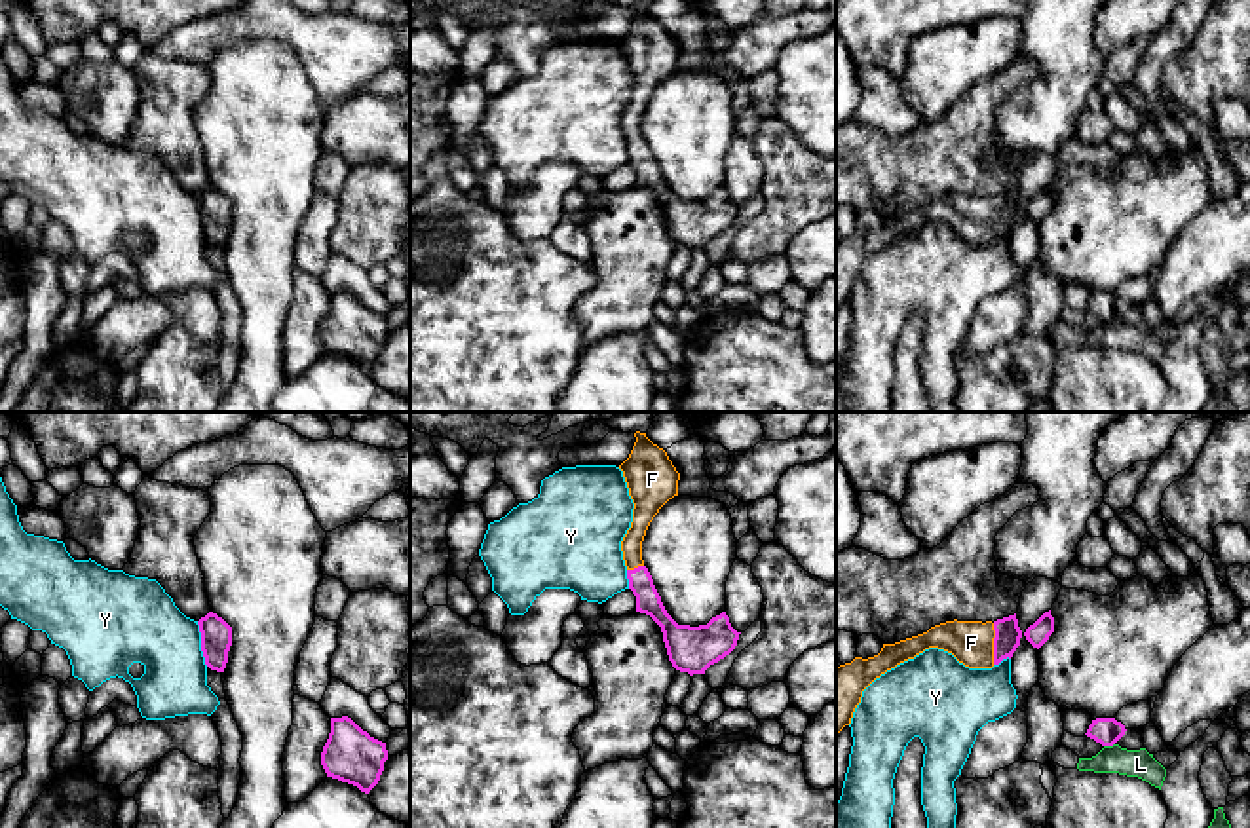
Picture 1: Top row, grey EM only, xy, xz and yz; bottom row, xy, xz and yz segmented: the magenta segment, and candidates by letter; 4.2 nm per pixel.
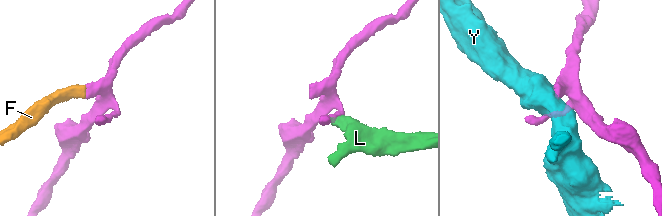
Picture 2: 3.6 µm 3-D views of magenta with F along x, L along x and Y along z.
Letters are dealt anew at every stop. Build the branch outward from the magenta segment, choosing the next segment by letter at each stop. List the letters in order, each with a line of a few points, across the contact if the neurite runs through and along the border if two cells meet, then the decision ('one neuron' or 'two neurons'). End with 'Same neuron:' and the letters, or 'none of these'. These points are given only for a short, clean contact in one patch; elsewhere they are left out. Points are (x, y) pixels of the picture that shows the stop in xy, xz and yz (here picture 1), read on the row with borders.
F: yz (1007, 633), (994, 644), (971, 642) | one neuron
L: yz (1114, 743), (1104, 747) | two neurons
Y: xy (196, 621), (200, 650), (208, 665) | two neurons
Same neuron: F

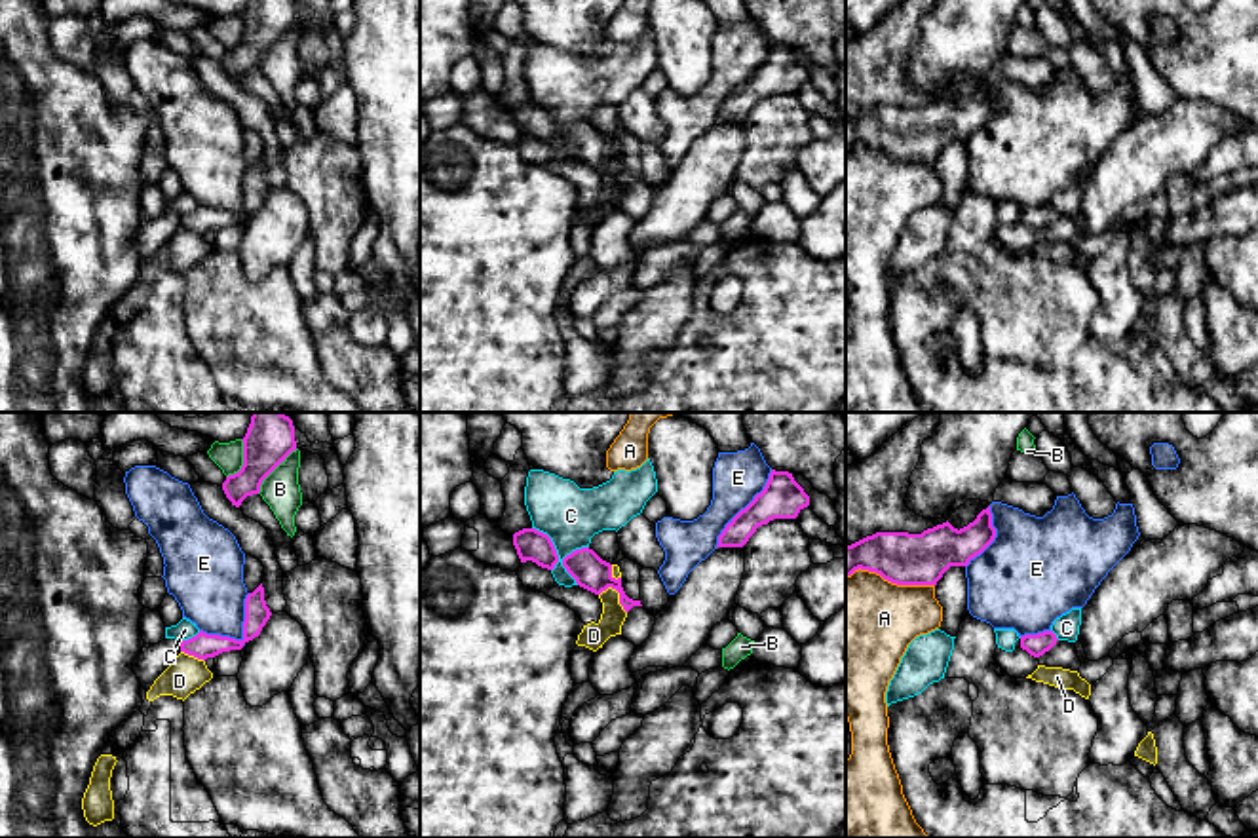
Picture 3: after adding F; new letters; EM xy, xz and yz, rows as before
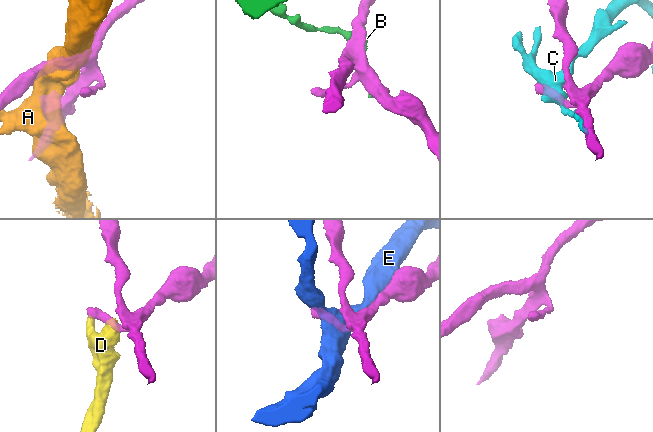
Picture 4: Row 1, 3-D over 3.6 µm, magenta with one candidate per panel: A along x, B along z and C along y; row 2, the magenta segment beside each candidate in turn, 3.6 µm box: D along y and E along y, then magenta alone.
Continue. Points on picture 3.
A: two neurons
B: two neurons
C: two neurons
D: xz (599, 593), (612, 588), (626, 612) | two neurons
E: two neurons
Same neuron: none of these

